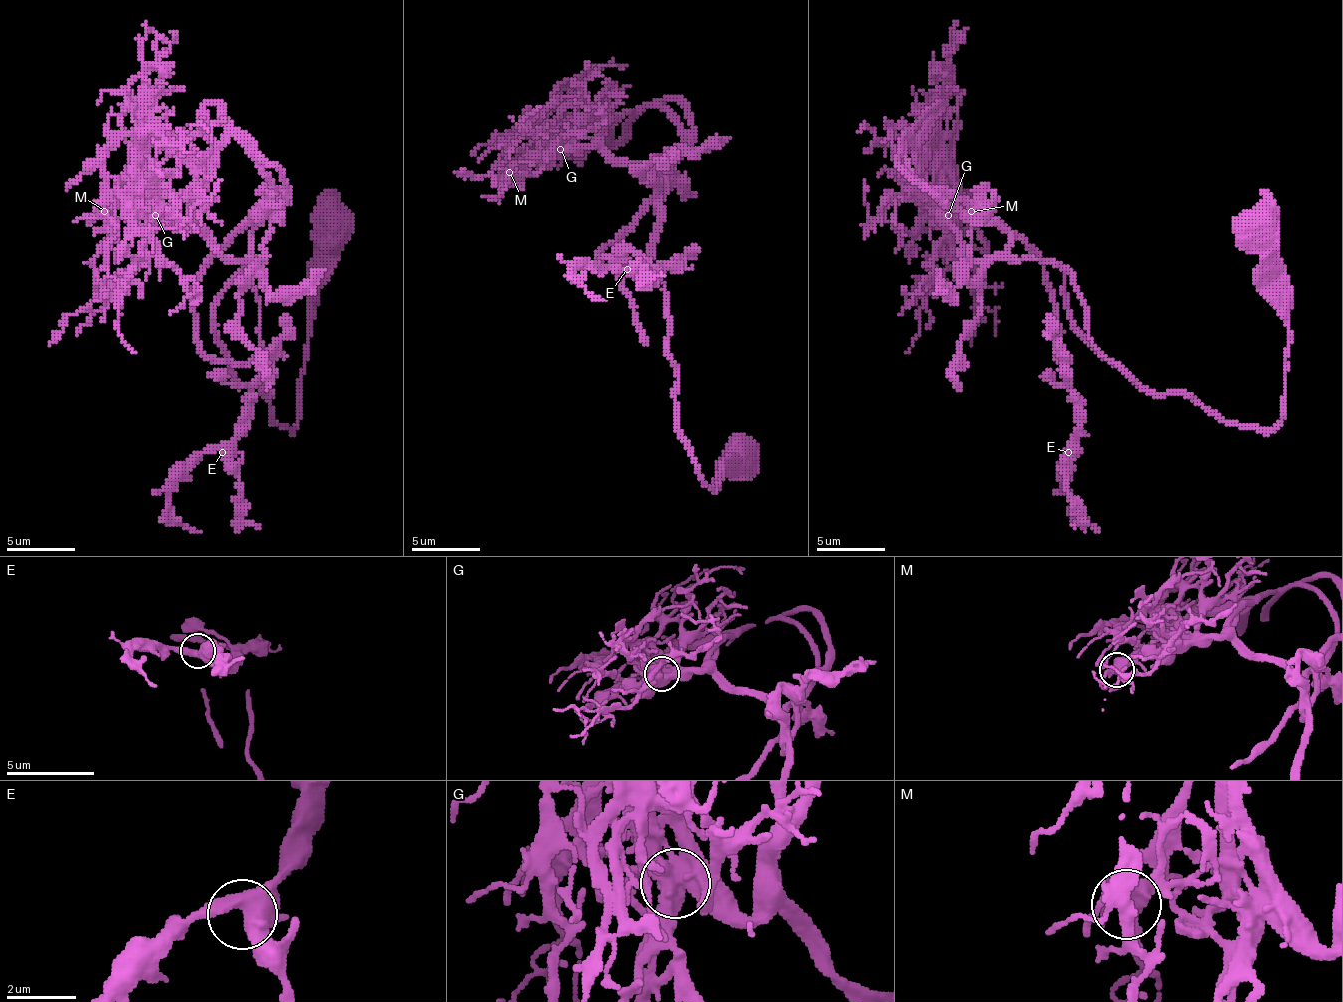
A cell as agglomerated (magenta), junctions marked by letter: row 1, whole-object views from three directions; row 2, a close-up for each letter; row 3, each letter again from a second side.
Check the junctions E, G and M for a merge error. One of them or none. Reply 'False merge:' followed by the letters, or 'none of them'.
False merge: G

